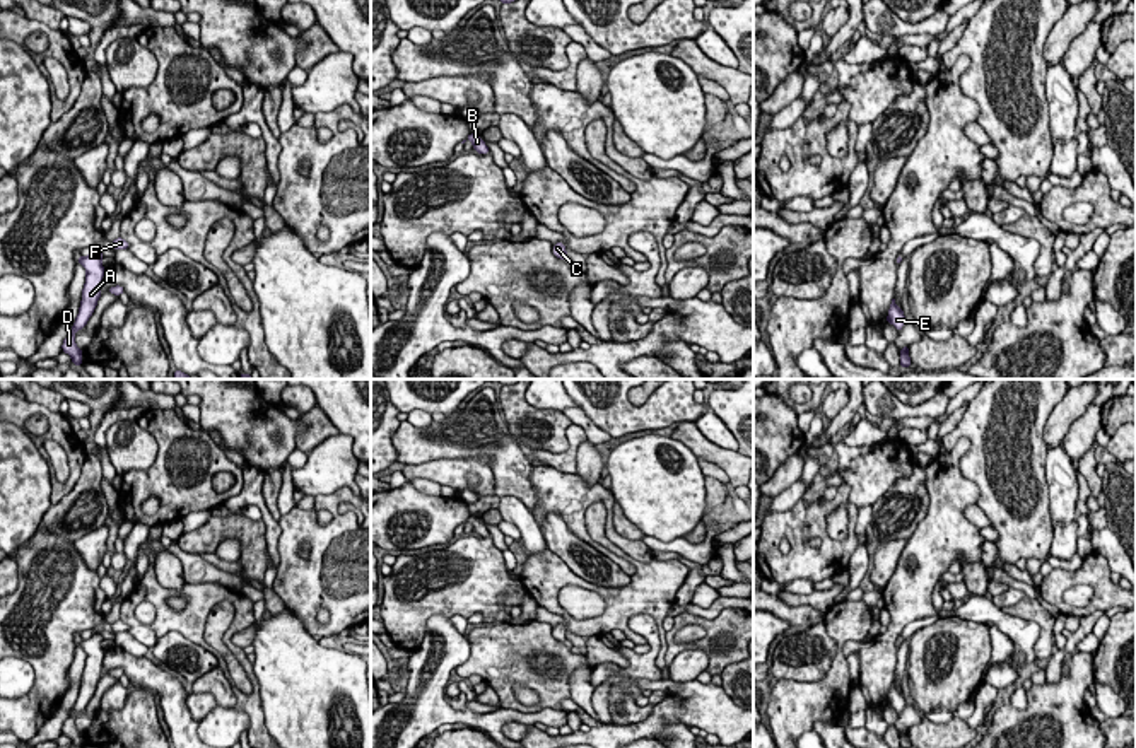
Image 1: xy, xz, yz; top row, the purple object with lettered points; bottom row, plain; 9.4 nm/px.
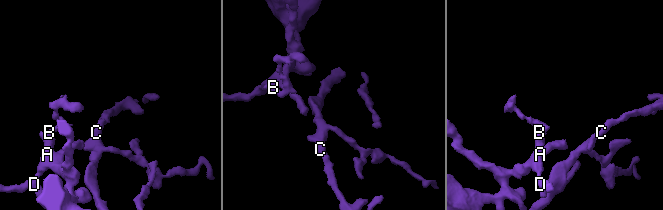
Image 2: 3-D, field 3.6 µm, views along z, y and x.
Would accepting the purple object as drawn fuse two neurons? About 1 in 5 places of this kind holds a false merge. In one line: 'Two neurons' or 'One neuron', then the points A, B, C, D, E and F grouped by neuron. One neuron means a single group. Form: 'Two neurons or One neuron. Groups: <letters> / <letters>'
One neuron. Groups: A B C D E F

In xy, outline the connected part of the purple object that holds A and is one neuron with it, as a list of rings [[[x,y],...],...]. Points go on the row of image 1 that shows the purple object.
[[[94,251],[89,256],[79,256],[77,261],[85,268],[85,283],[82,289],[82,301],[79,314],[70,335],[63,340],[61,350],[72,357],[73,365],[82,365],[82,350],[75,343],[75,331],[82,330],[92,316],[101,297],[101,283],[104,277],[102,253]]]

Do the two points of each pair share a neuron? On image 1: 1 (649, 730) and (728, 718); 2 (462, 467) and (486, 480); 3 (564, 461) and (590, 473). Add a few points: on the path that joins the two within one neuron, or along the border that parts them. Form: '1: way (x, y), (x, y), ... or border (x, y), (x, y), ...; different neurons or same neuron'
1: way (667, 712), (708, 712); same neuron
2: way (468, 467), (475, 467), (482, 473); same neuron
3: border (586, 439), (578, 446), (574, 473); different neurons

